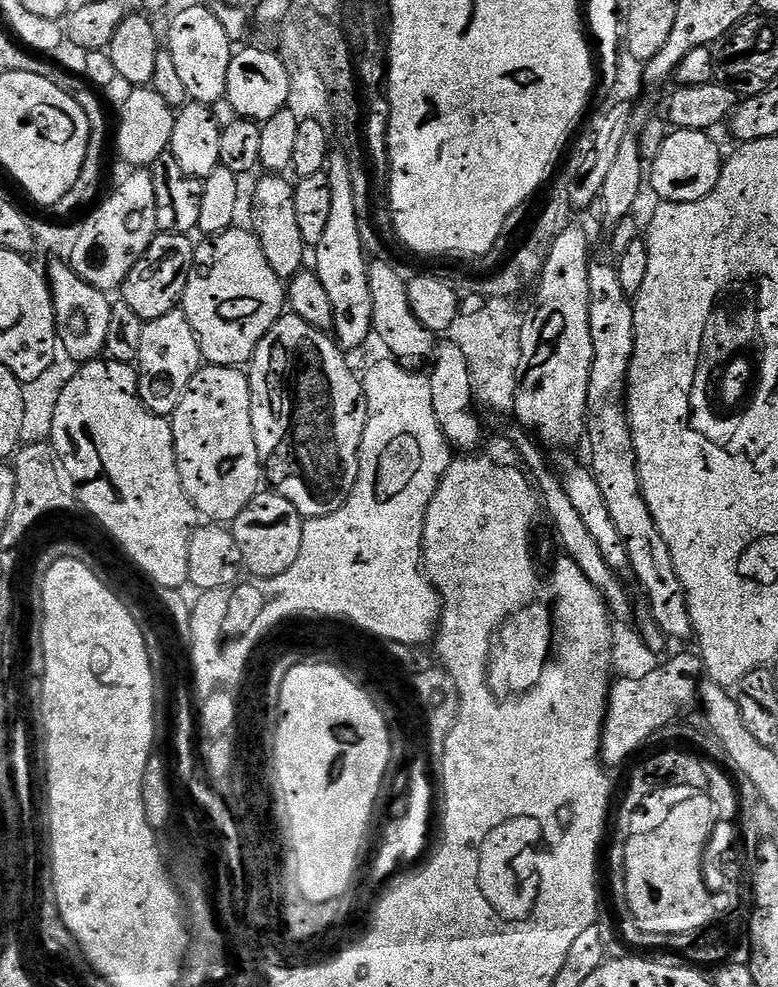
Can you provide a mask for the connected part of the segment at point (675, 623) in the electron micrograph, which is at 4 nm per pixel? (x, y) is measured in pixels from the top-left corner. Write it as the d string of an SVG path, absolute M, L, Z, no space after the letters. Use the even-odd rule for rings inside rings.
M589 263L588 277L594 362L588 387L586 445L592 451L592 476L598 482L598 490L602 490L602 498L606 498L606 510L610 510L610 518L614 518L614 526L618 526L622 542L626 542L631 573L636 574L648 598L647 611L651 612L665 636L673 641L684 640L694 632L686 590L682 586L682 578L678 578L678 570L674 570L670 546L666 546L666 538L662 538L662 530L658 530L654 514L650 514L646 498L640 491L638 449L632 437L632 422L626 411L628 371L636 345L634 307L622 286L618 286L615 263Z

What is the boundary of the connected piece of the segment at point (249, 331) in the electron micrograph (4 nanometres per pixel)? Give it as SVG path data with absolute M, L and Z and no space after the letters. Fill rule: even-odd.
M231 227L201 241L196 244L182 311L198 338L200 355L209 365L240 368L251 361L270 326L285 315L286 284L270 270L255 232Z

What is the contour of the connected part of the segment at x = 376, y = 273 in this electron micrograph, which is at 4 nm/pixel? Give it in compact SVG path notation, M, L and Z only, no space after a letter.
M382 258L375 259L369 263L368 267L371 300L374 302L373 333L376 338L380 338L395 359L408 362L410 358L431 357L435 351L435 333L426 330L415 318L414 312L410 309L408 285L405 277L402 278L397 270L384 260Z

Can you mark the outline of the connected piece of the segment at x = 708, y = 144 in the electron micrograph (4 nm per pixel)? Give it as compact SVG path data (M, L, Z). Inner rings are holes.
M678 128L669 131L668 137L662 145L662 150L658 156L651 160L650 171L647 173L646 180L650 185L650 192L657 197L657 201L666 204L681 204L682 202L698 202L702 198L706 198L706 194L710 194L710 190L714 190L714 186L718 186L718 178L722 167L722 155L720 156L720 148L711 140L707 131L695 132L689 128Z

